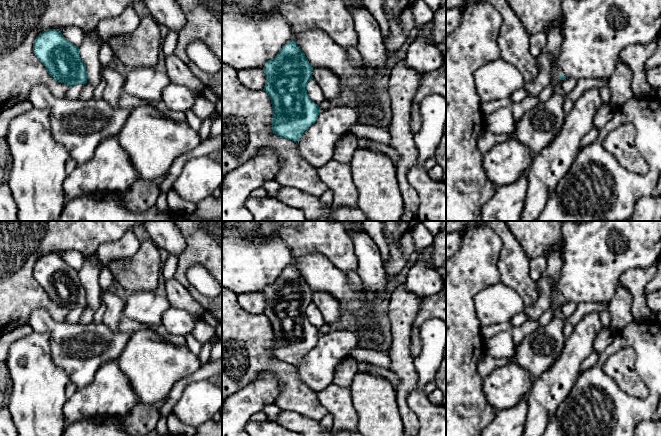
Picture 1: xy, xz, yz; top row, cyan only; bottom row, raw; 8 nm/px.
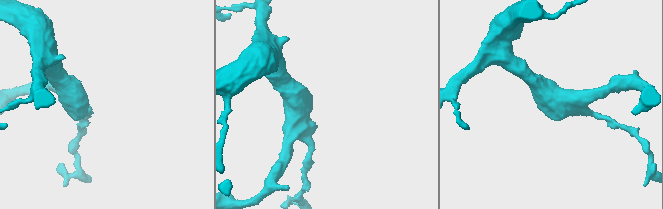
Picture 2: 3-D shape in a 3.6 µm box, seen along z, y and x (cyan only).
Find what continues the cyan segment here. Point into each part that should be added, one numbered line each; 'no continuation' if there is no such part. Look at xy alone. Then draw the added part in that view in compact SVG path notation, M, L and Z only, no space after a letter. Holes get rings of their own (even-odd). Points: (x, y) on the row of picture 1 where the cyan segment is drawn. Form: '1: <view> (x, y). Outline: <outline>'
no continuation

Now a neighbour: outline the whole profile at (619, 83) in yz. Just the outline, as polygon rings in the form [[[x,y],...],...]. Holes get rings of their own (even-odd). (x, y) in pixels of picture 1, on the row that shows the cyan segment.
[[[618,57],[616,67],[612,76],[608,79],[607,86],[610,89],[610,104],[614,107],[621,107],[634,97],[631,89],[632,73],[628,65],[620,61]]]

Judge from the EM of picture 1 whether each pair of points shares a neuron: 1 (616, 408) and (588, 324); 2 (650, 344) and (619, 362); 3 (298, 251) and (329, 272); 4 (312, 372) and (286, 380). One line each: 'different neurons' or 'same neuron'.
1: different neurons
2: different neurons
3: different neurons
4: different neurons

